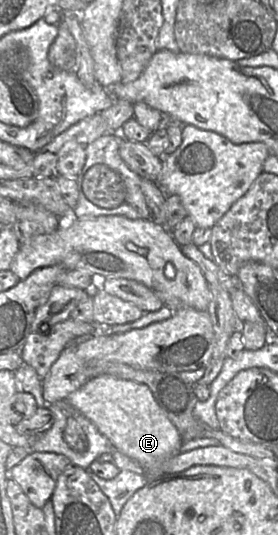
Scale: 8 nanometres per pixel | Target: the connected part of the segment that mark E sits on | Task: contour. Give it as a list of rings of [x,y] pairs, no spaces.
[[[103,374],[71,392],[66,400],[96,425],[116,451],[135,460],[148,478],[163,475],[163,464],[180,452],[183,440],[178,430],[143,383]]]

